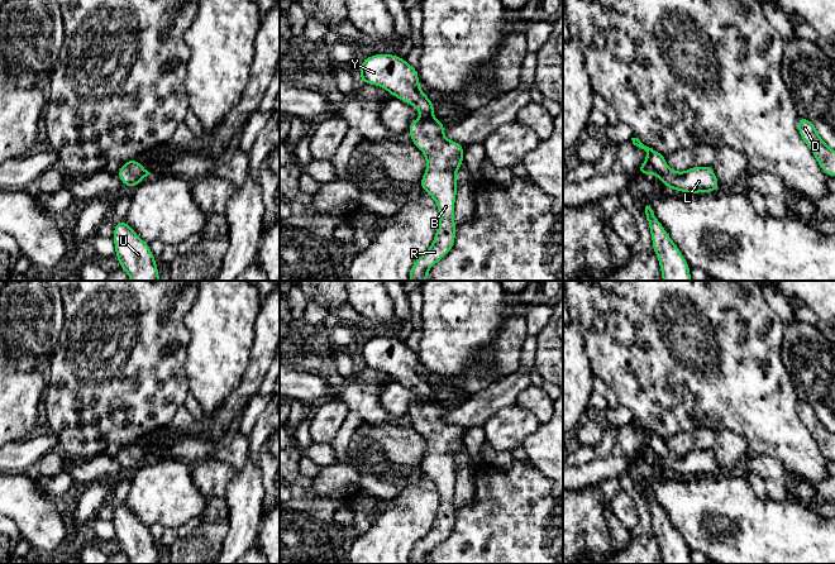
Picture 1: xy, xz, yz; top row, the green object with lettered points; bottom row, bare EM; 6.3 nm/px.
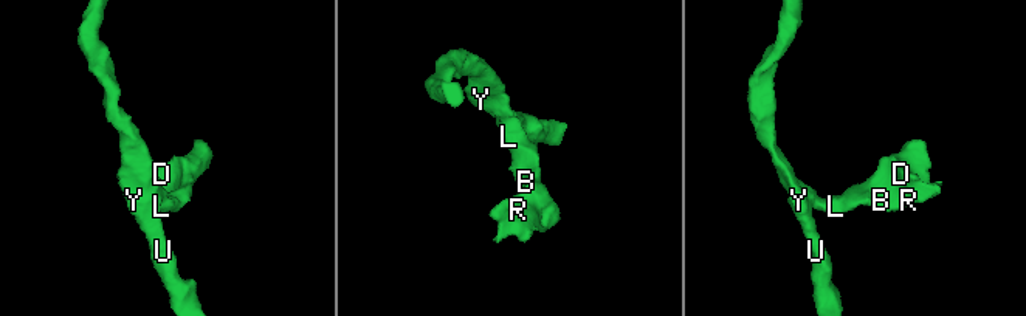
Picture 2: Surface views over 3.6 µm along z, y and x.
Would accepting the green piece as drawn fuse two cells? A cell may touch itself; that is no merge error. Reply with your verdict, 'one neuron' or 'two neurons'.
one neuron

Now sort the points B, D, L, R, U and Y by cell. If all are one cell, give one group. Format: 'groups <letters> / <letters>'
groups B D L R U Y

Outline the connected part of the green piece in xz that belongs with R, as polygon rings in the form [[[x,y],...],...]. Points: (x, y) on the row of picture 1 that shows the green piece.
[[[377,53],[362,59],[359,80],[381,86],[390,95],[414,105],[423,115],[410,123],[412,144],[426,159],[426,171],[419,187],[435,201],[440,221],[428,252],[410,269],[409,281],[426,281],[429,268],[435,266],[454,247],[457,225],[454,202],[457,197],[455,172],[462,167],[464,145],[444,137],[445,124],[434,118],[434,102],[421,91],[419,72],[397,54]]]

